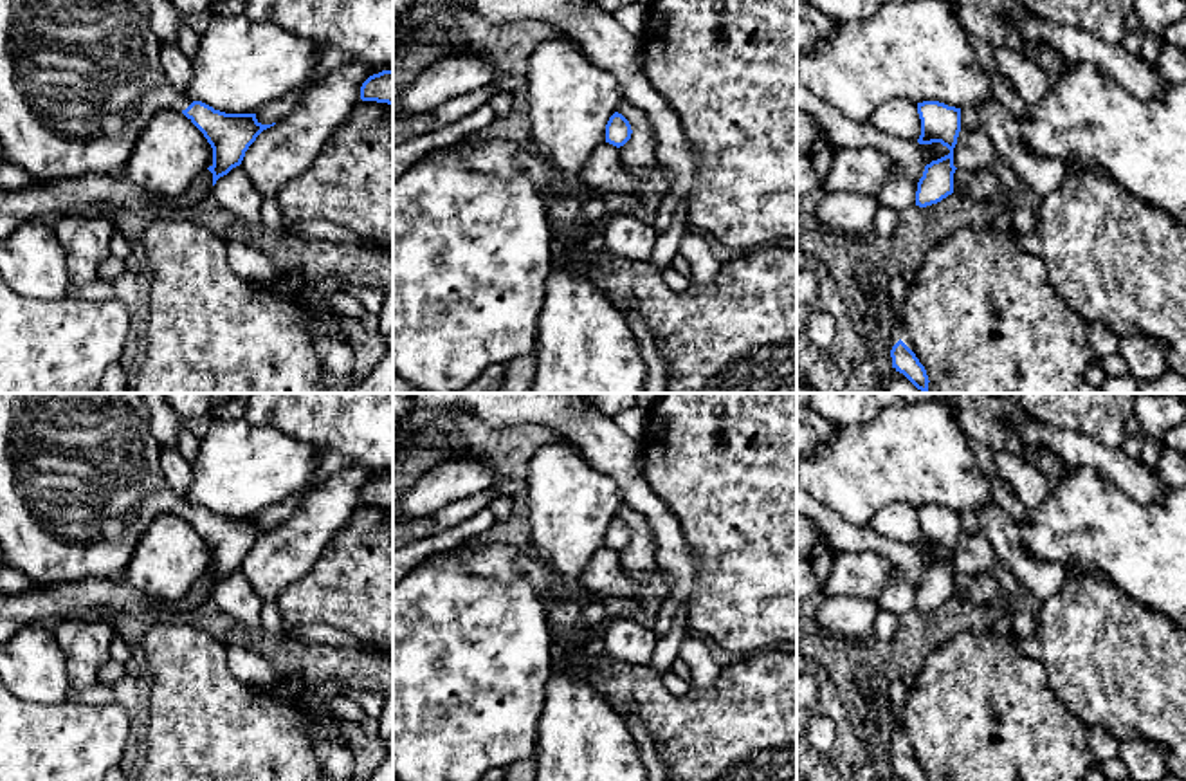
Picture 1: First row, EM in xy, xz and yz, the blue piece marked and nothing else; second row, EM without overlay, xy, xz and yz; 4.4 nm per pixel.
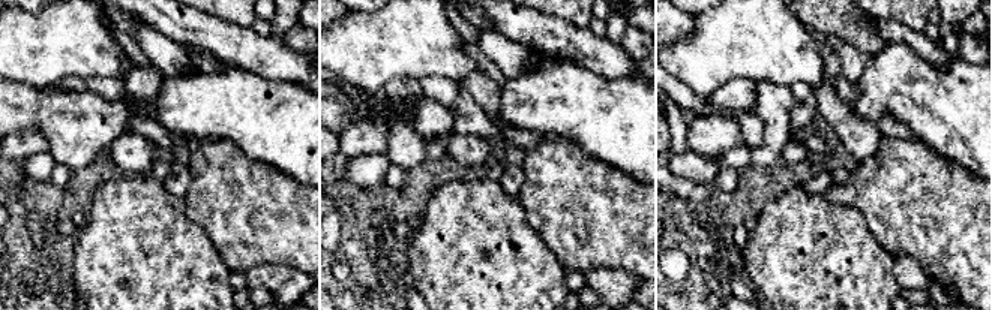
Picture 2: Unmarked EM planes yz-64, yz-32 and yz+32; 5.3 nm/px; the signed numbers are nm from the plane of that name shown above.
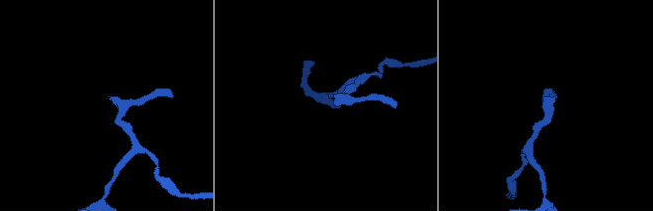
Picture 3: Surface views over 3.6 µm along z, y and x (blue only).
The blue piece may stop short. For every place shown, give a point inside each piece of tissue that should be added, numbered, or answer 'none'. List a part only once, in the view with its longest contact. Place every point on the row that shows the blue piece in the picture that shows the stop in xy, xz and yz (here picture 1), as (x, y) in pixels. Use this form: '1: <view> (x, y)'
1: xy (80, 80)

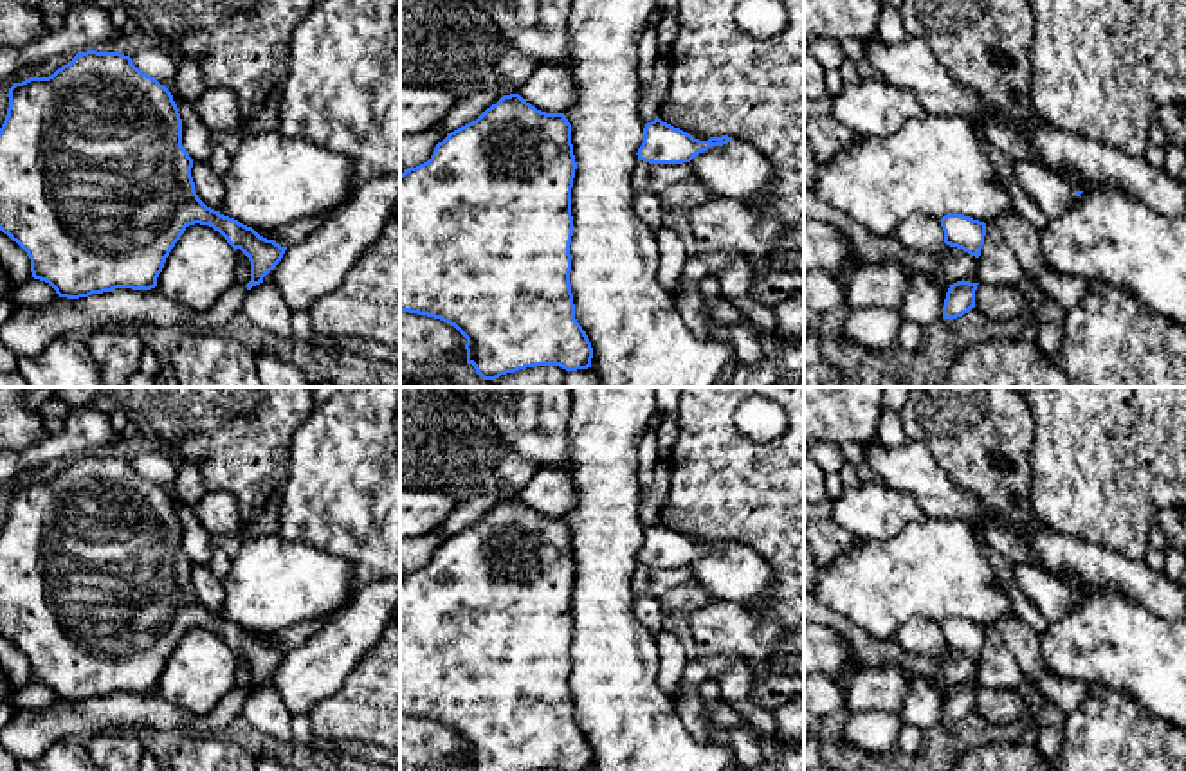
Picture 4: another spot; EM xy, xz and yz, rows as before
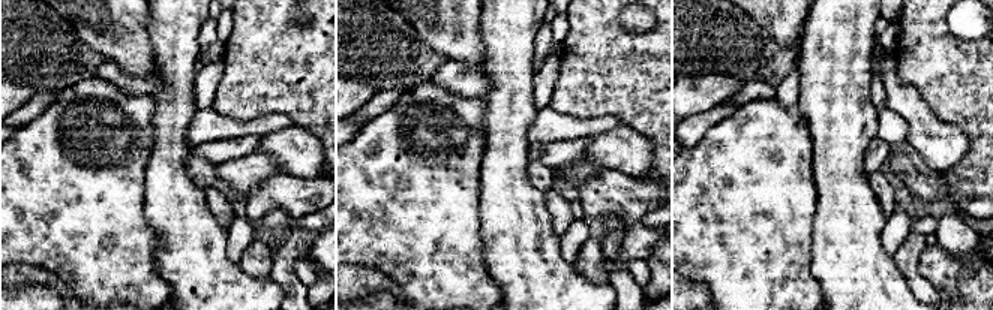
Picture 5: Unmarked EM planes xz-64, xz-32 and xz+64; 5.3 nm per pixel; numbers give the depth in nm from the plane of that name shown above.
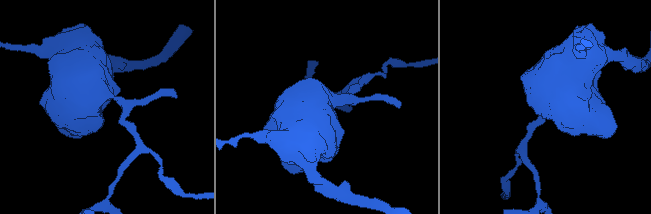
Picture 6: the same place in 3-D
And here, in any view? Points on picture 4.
none

